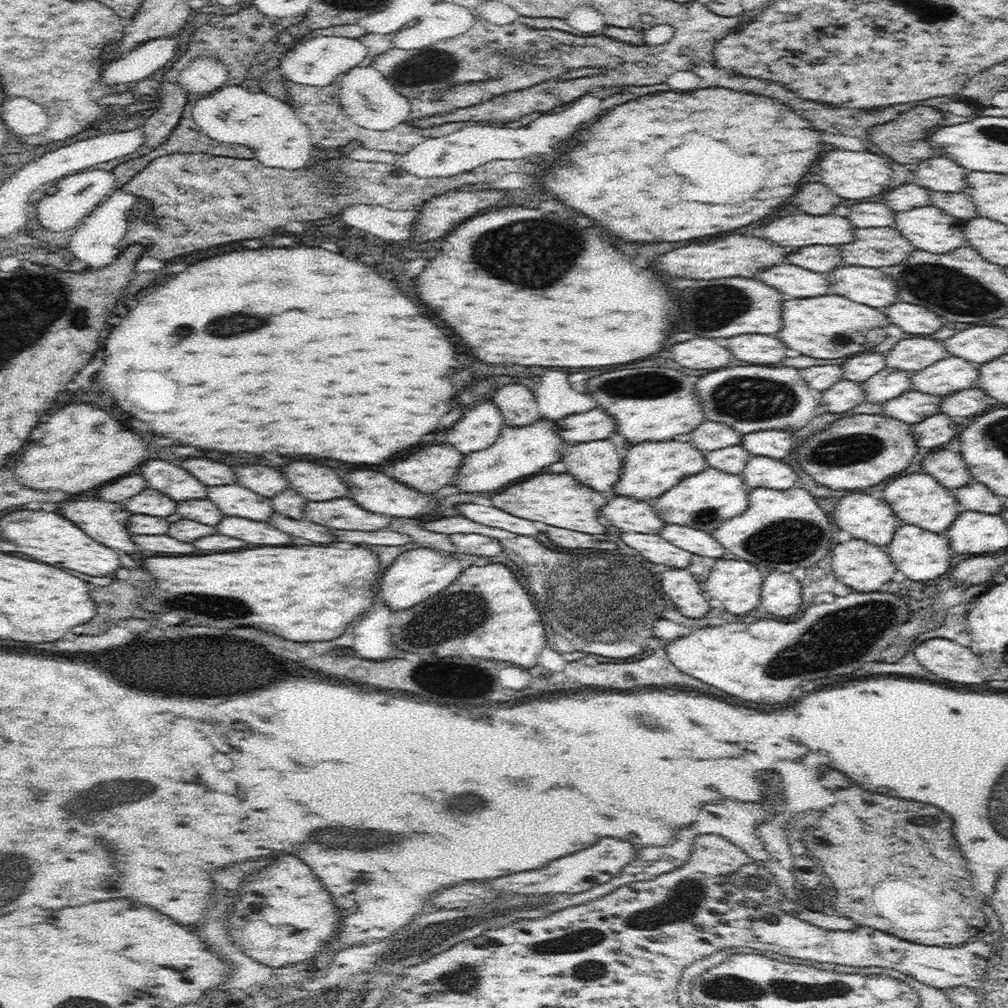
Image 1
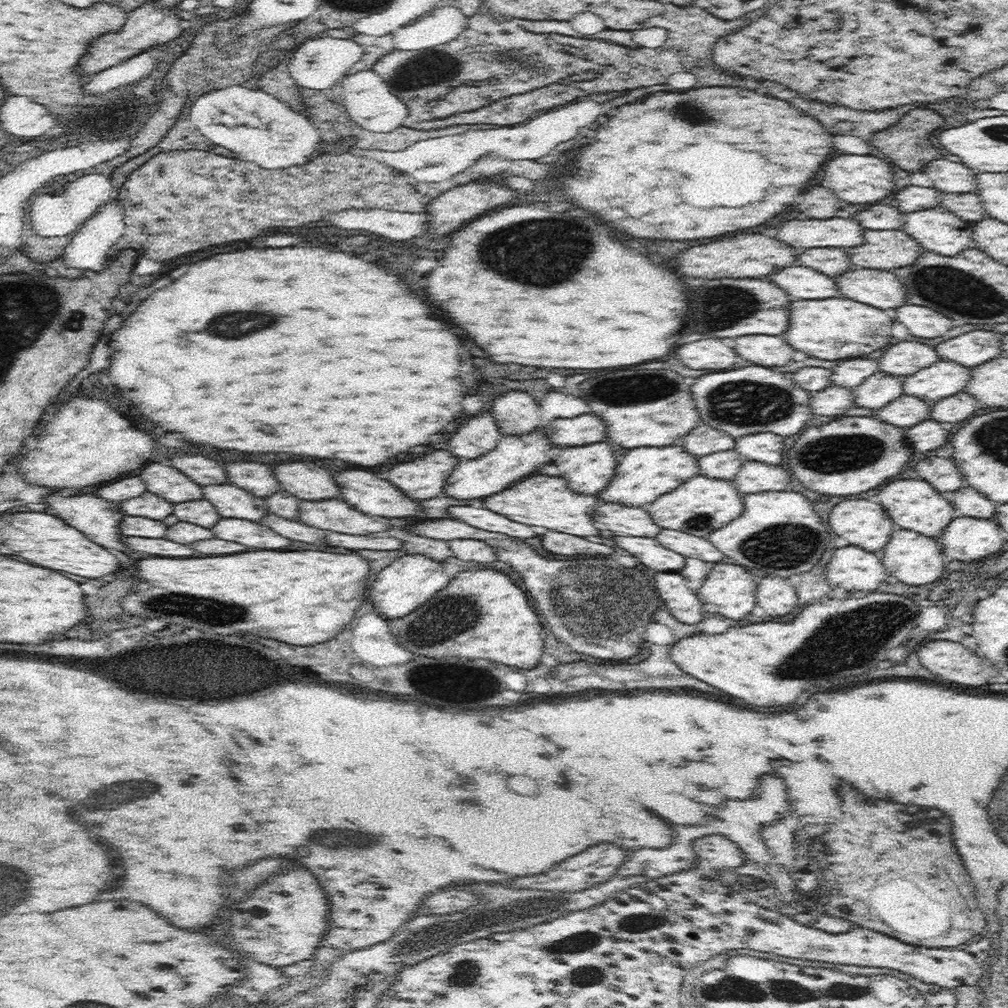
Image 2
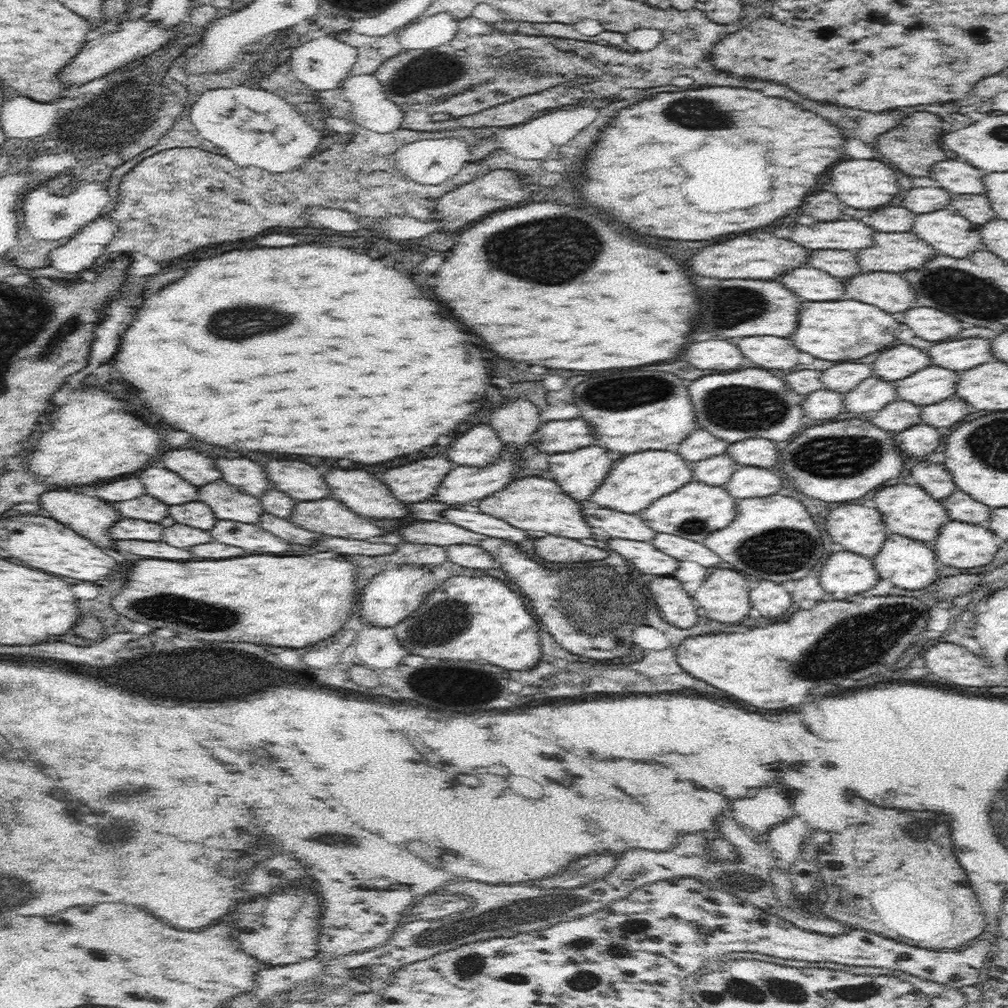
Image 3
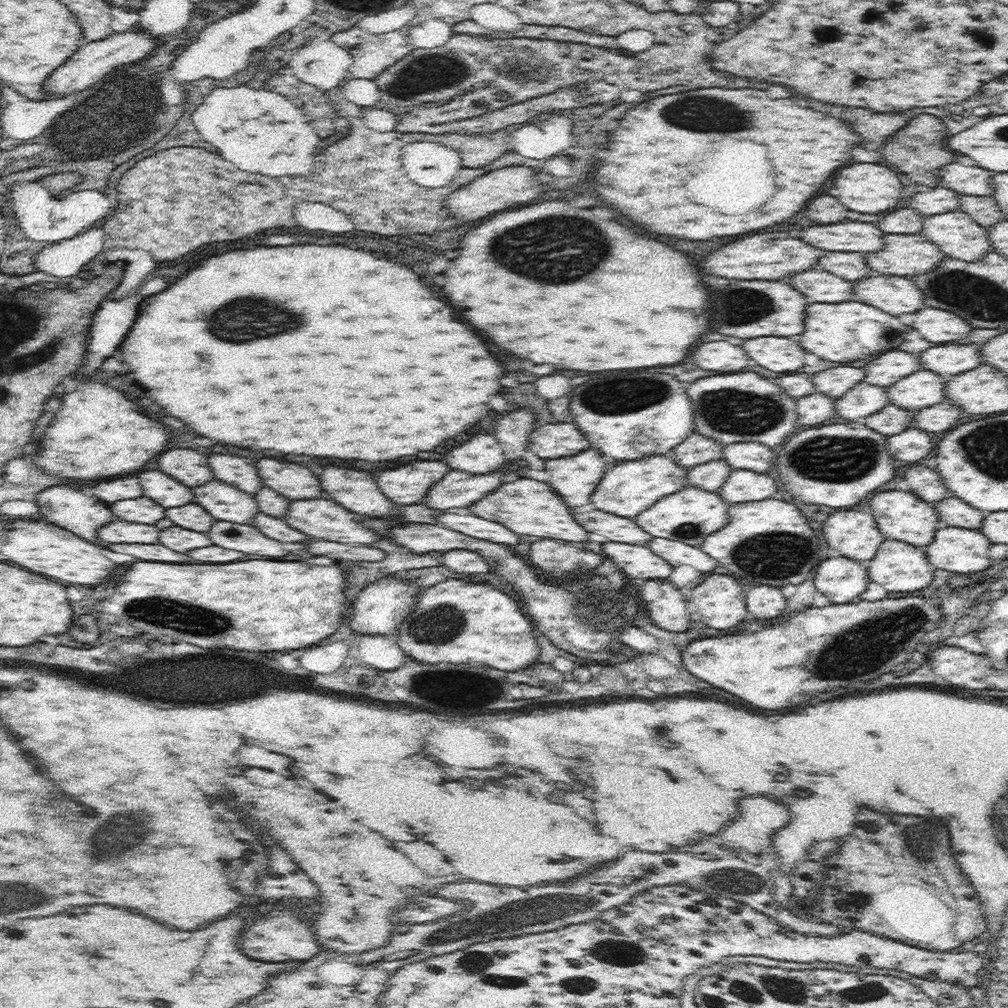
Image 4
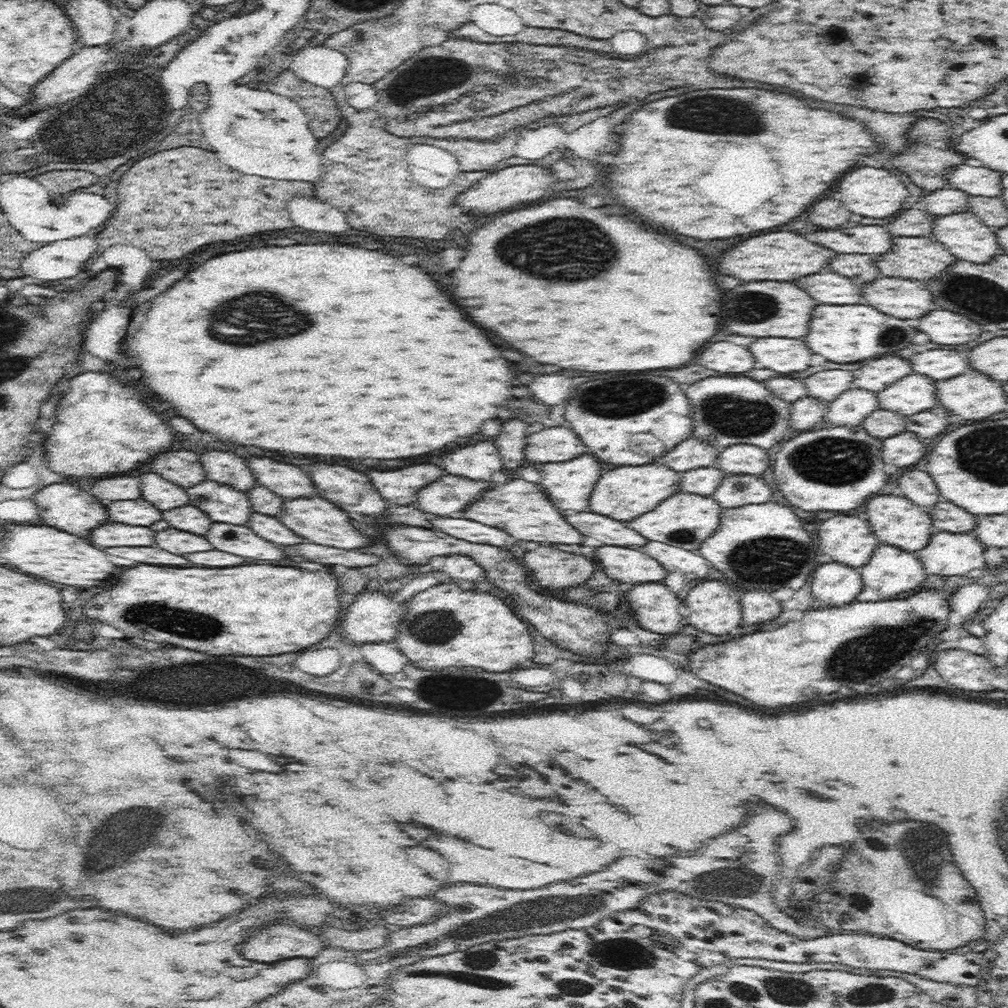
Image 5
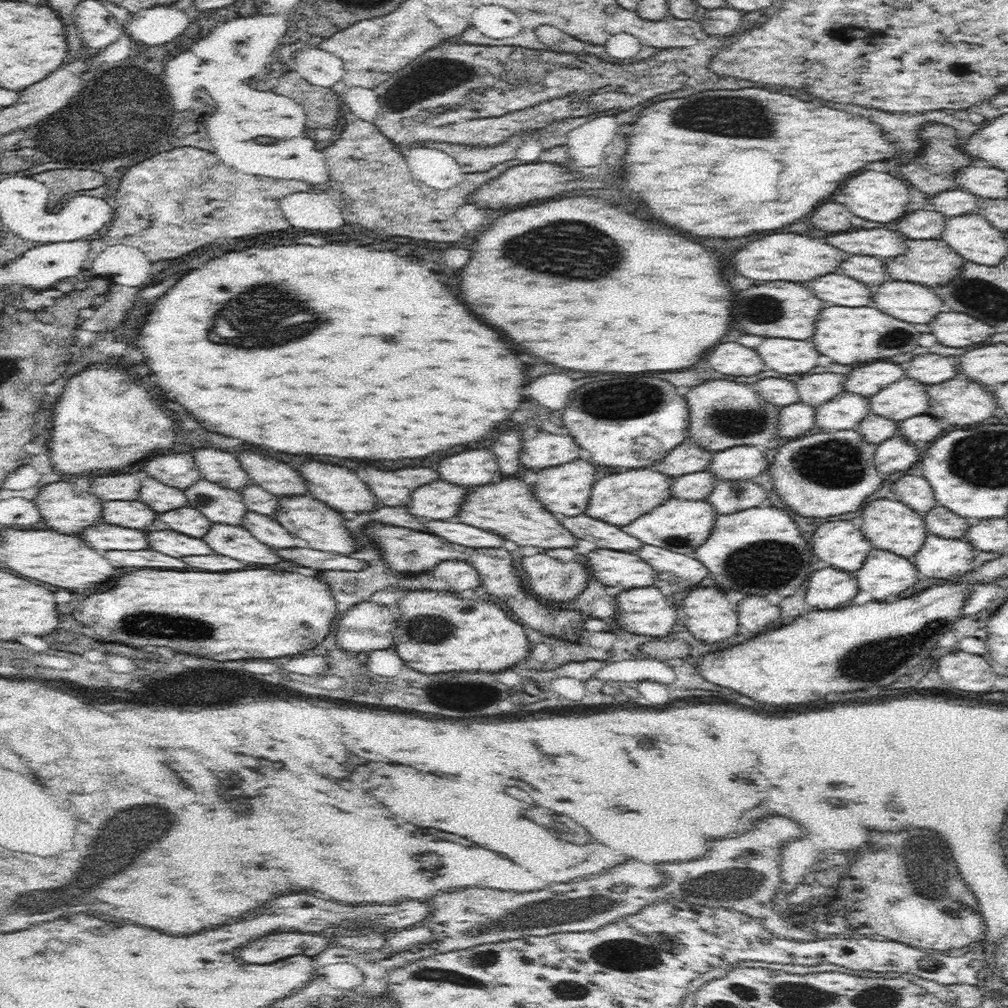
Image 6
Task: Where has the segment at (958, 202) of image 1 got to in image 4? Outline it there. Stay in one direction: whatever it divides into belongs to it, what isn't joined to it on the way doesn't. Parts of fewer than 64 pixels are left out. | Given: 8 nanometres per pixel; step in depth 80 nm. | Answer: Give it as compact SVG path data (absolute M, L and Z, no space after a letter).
M960 195L959 199L959 210L969 214L972 220L980 224L980 226L989 228L993 224L1005 220L1003 212L999 209L993 195Z

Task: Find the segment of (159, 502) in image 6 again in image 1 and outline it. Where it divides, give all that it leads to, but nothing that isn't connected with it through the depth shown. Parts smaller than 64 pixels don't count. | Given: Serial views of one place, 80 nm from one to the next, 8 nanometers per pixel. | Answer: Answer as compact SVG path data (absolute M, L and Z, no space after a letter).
M148 460L140 472L146 478L148 488L156 488L176 502L190 498L206 498L206 486L184 468L170 462Z

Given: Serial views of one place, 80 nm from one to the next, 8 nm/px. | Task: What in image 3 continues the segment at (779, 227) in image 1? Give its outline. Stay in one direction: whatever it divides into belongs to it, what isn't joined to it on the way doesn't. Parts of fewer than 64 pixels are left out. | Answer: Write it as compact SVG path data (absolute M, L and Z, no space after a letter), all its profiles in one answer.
M867 220L820 221L812 226L798 224L790 240L808 250L840 249L857 252L874 244L873 228Z

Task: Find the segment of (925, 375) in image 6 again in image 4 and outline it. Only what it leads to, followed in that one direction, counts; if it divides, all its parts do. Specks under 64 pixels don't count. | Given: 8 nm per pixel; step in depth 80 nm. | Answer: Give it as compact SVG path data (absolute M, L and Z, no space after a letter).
M946 343L928 348L918 355L922 368L932 370L942 376L970 370L982 363L981 346L978 344Z

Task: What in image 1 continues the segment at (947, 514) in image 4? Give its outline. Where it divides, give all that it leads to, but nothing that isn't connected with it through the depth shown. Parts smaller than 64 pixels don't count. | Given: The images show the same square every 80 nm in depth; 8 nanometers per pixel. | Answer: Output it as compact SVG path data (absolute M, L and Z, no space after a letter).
M973 481L960 488L952 490L952 494L958 500L957 510L960 513L972 510L985 512L986 514L1000 513L1003 498L994 495L986 485Z

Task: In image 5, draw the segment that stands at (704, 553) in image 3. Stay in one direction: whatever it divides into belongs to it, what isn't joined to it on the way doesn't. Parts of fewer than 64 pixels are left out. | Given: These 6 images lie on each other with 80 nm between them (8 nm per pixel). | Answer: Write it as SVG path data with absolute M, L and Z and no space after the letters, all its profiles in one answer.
M648 541L641 550L658 561L666 569L666 574L678 571L684 574L686 580L703 580L713 567L698 551L689 551L664 542Z

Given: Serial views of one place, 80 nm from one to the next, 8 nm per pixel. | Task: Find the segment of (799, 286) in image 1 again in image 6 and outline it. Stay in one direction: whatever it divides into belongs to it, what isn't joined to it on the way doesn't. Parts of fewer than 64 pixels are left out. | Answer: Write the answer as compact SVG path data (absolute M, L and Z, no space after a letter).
M826 274L804 282L824 306L866 306L873 297L873 288L844 274Z

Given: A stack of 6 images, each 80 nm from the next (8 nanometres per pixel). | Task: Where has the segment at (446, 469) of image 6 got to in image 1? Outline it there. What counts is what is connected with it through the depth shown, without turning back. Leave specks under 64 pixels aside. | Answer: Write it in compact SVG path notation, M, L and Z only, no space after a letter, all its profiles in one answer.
M478 402L466 410L466 414L452 426L446 434L446 442L450 442L456 451L472 454L490 448L500 436L505 426L500 409L493 402Z

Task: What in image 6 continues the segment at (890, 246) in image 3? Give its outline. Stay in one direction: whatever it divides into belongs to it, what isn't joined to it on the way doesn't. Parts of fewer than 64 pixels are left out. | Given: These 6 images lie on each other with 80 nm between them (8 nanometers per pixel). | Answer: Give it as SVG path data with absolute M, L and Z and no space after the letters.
M911 239L905 240L907 251L894 258L884 260L887 268L887 275L890 280L900 280L906 282L920 283L928 287L938 286L955 279L966 262L957 252L941 239Z

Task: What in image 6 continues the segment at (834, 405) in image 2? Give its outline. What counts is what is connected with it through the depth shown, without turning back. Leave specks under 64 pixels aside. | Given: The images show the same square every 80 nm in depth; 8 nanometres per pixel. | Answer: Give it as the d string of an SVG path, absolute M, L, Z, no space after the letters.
M798 401L782 407L778 420L778 435L796 439L816 427L816 408L808 402Z

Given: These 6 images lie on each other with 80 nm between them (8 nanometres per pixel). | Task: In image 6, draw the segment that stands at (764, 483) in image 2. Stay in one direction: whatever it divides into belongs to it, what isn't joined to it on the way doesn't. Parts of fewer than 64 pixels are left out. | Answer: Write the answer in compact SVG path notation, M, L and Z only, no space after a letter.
M723 479L706 498L716 509L716 514L730 514L747 508L760 507L764 502L770 502L766 490L752 479Z

